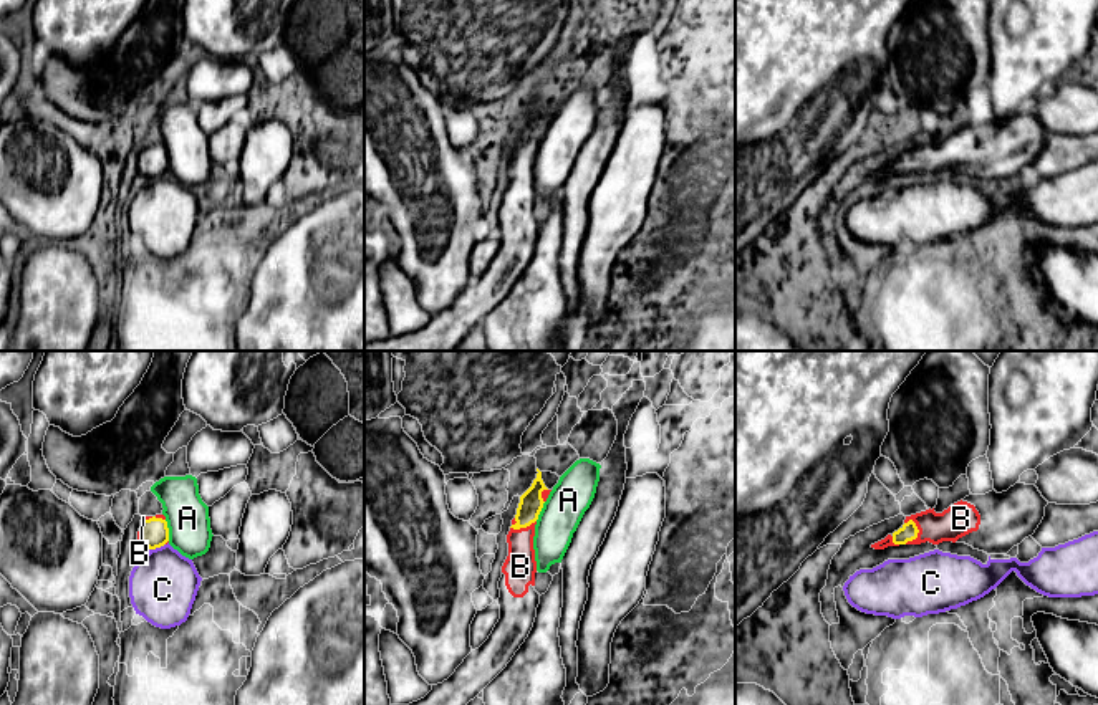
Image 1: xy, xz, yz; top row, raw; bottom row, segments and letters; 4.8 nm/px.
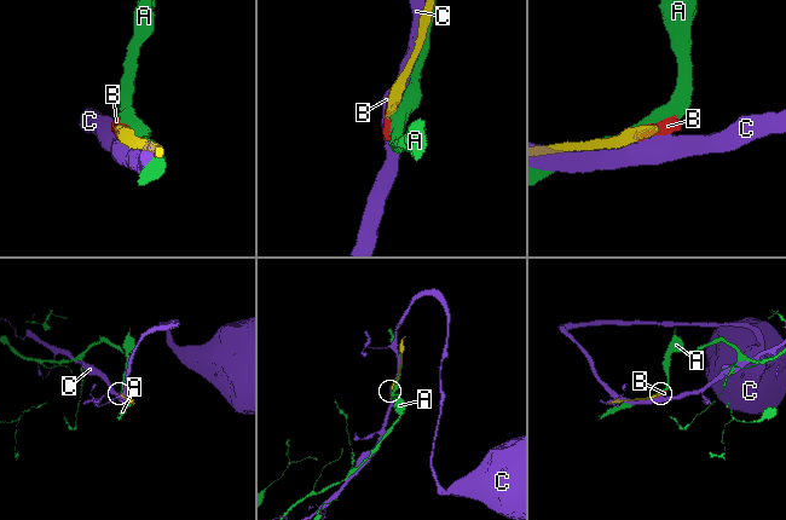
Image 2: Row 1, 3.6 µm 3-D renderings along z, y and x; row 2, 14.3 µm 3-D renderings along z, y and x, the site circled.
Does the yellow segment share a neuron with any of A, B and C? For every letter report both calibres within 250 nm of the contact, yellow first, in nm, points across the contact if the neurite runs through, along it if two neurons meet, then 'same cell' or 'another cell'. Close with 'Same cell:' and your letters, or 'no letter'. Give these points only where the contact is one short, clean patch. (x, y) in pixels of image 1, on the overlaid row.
A: calibres 140 and 200 nm; another cell
B: calibres 80 and 160 nm; way yz (910, 532), (918, 532), (961, 518); same cell
C: calibres 140 and 340 nm; another cell
Same cell: B

